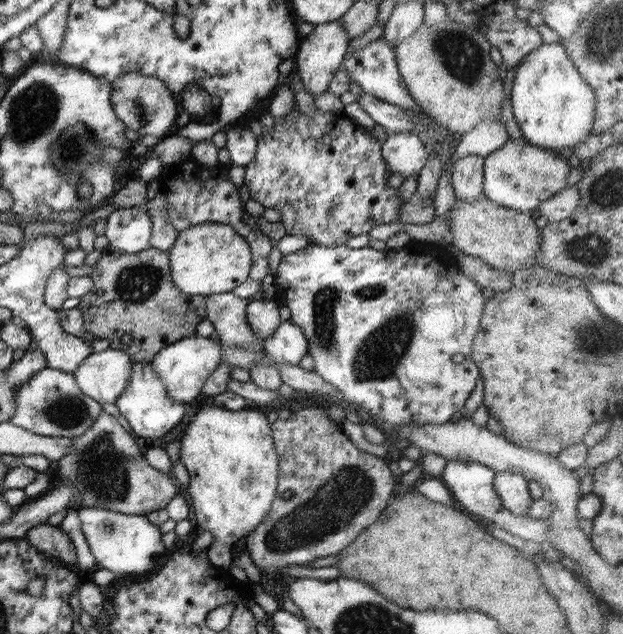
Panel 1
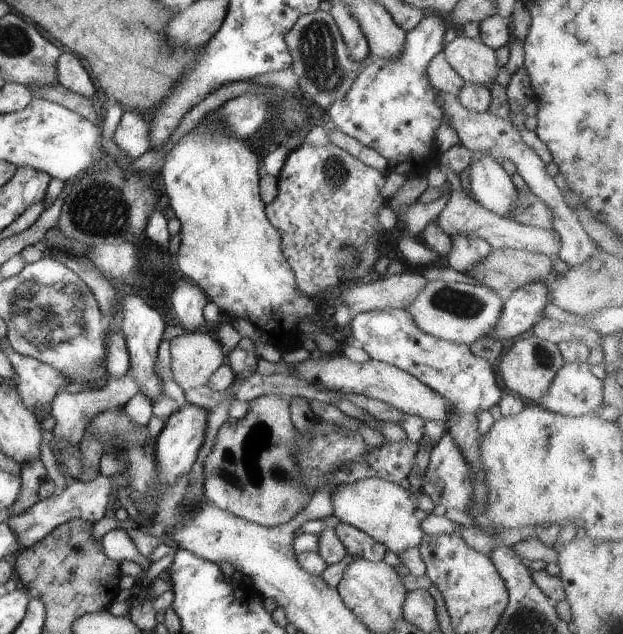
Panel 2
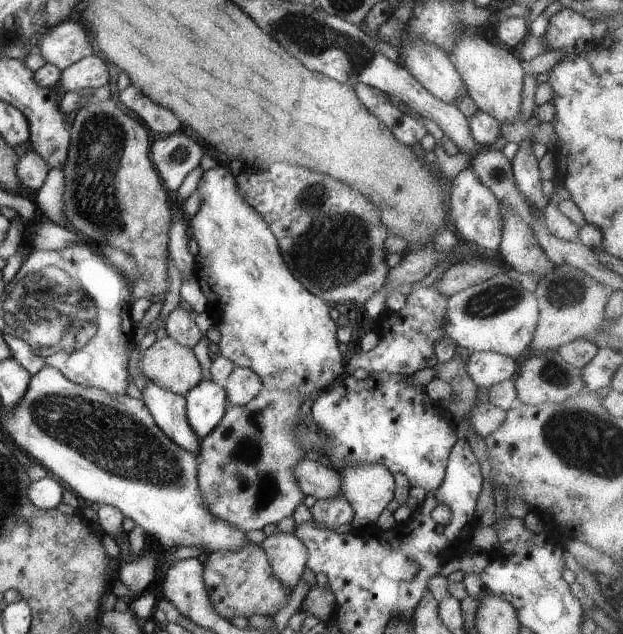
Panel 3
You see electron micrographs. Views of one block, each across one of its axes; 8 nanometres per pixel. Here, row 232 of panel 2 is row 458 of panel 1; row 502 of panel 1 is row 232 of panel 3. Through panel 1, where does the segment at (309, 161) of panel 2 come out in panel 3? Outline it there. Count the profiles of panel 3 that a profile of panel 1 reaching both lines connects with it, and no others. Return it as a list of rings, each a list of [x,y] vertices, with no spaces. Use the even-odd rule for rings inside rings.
[[[272,164],[268,172],[242,172],[242,174],[236,177],[237,187],[240,194],[245,198],[245,201],[252,207],[262,218],[266,221],[266,224],[270,227],[270,230],[274,233],[280,252],[284,257],[286,266],[290,269],[290,272],[294,275],[294,278],[302,284],[308,292],[318,296],[322,300],[325,300],[330,304],[366,304],[377,292],[380,292],[384,285],[387,284],[386,273],[390,268],[386,264],[386,255],[388,251],[384,248],[384,241],[388,236],[388,229],[382,224],[380,216],[378,216],[378,210],[370,204],[370,200],[366,200],[362,194],[354,192],[352,188],[346,188],[346,184],[334,180],[334,178],[328,178],[324,174],[316,174],[316,172],[310,172],[308,168],[296,168],[296,166],[288,166],[288,164]]]

